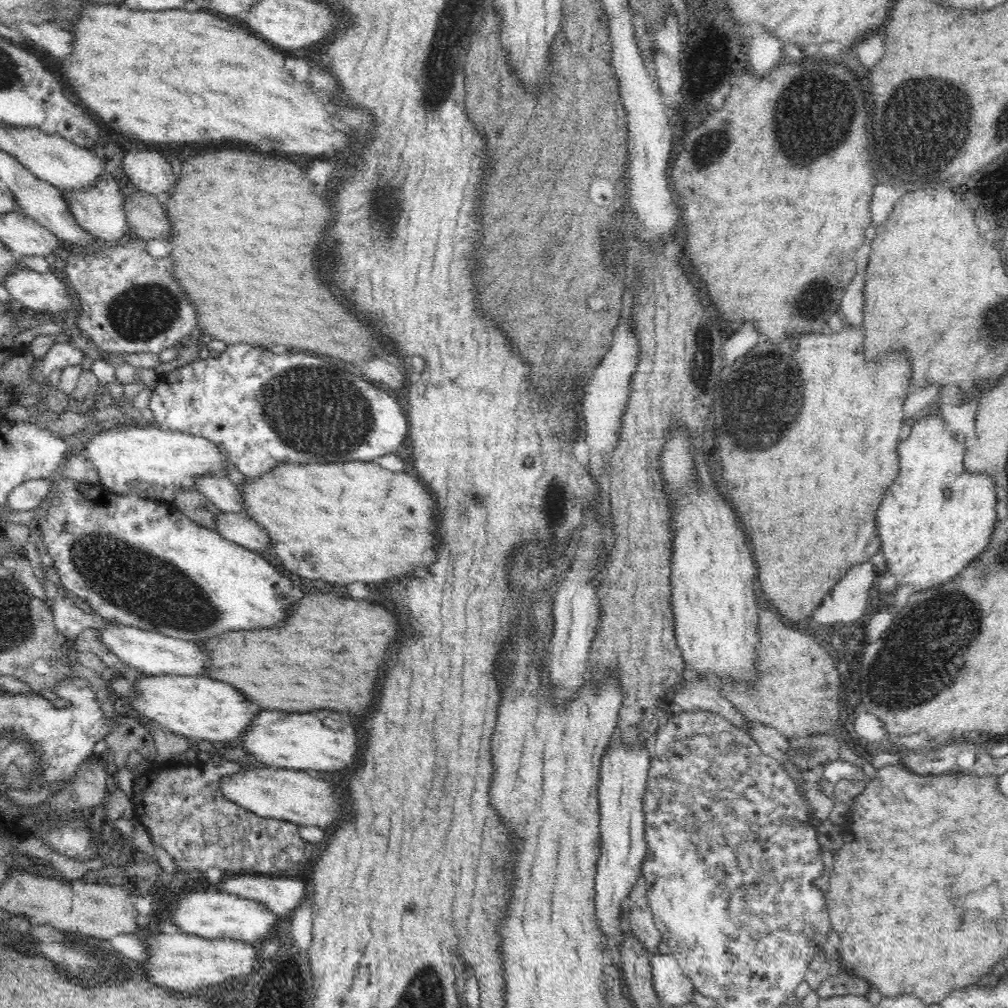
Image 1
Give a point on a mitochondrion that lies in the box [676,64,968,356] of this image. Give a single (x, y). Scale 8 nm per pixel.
(804, 138)

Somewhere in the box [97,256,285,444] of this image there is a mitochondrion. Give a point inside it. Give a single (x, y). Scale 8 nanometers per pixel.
(145, 311)

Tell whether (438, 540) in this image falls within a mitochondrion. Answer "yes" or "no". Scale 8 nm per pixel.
no

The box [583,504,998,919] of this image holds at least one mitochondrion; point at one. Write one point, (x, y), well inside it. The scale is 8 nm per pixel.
(901, 675)

